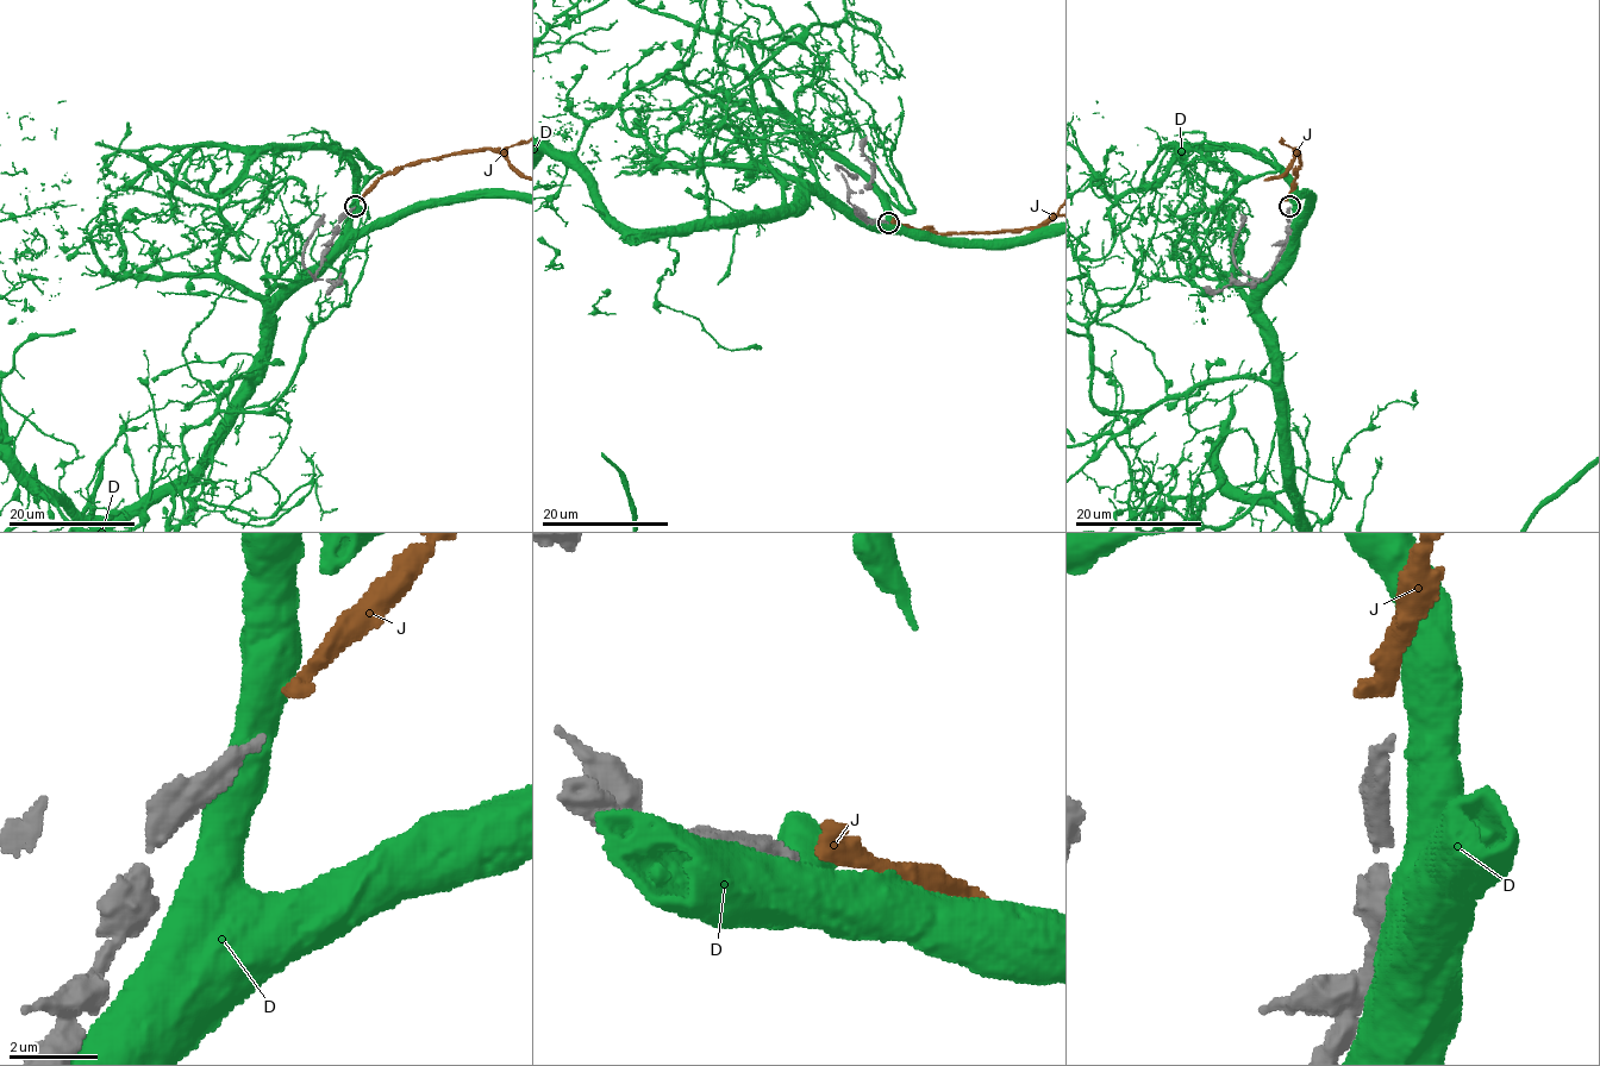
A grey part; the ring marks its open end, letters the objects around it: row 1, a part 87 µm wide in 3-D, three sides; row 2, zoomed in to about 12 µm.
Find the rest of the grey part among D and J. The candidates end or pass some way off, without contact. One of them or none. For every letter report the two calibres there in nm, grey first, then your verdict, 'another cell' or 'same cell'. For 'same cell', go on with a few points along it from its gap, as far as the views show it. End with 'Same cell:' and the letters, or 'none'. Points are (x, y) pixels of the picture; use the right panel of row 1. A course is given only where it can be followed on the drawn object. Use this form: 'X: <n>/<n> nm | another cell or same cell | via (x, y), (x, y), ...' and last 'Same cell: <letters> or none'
D: 200/550 nm | another cell
J: 200/460 nm | same cell
Same cell: J

